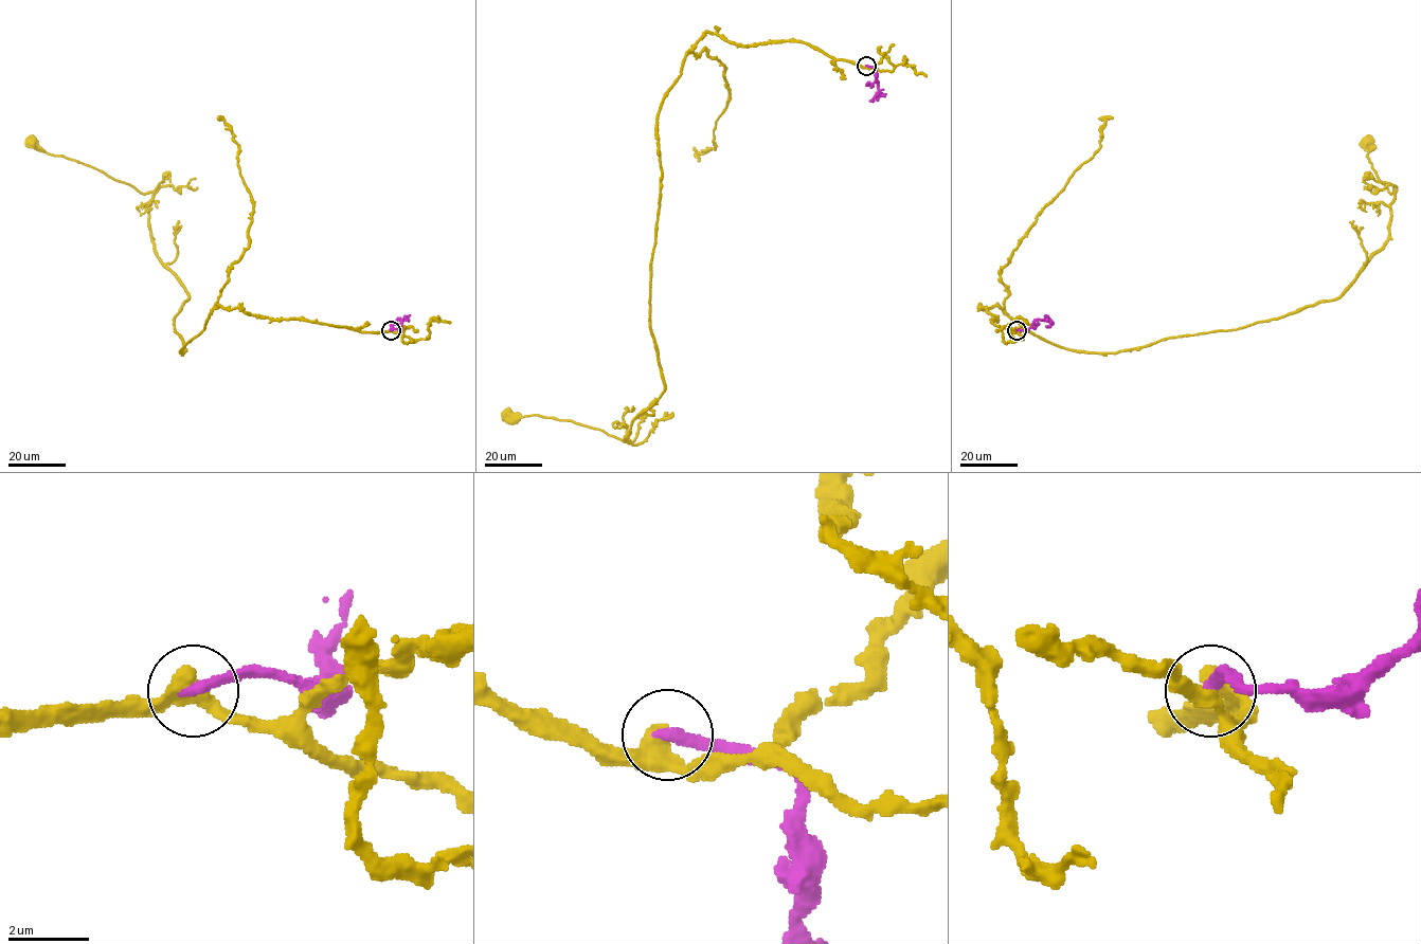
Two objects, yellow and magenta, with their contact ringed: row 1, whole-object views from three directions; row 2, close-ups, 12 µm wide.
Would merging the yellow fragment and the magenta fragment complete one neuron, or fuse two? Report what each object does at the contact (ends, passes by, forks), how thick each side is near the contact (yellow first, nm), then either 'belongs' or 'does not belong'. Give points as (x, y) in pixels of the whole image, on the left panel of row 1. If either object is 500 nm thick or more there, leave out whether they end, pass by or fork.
yellow passes by; magenta ends; calibres 440 and 300 nm; does not belong

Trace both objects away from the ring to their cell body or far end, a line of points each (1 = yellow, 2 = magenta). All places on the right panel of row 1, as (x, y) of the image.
1: (1018, 330), (984, 309), (1066, 348), (1117, 352), (1337, 298), (1387, 238), (1393, 194), (1368, 142)
2: (1017, 330), (1027, 330), (1036, 320), (1051, 321), (1046, 327)

